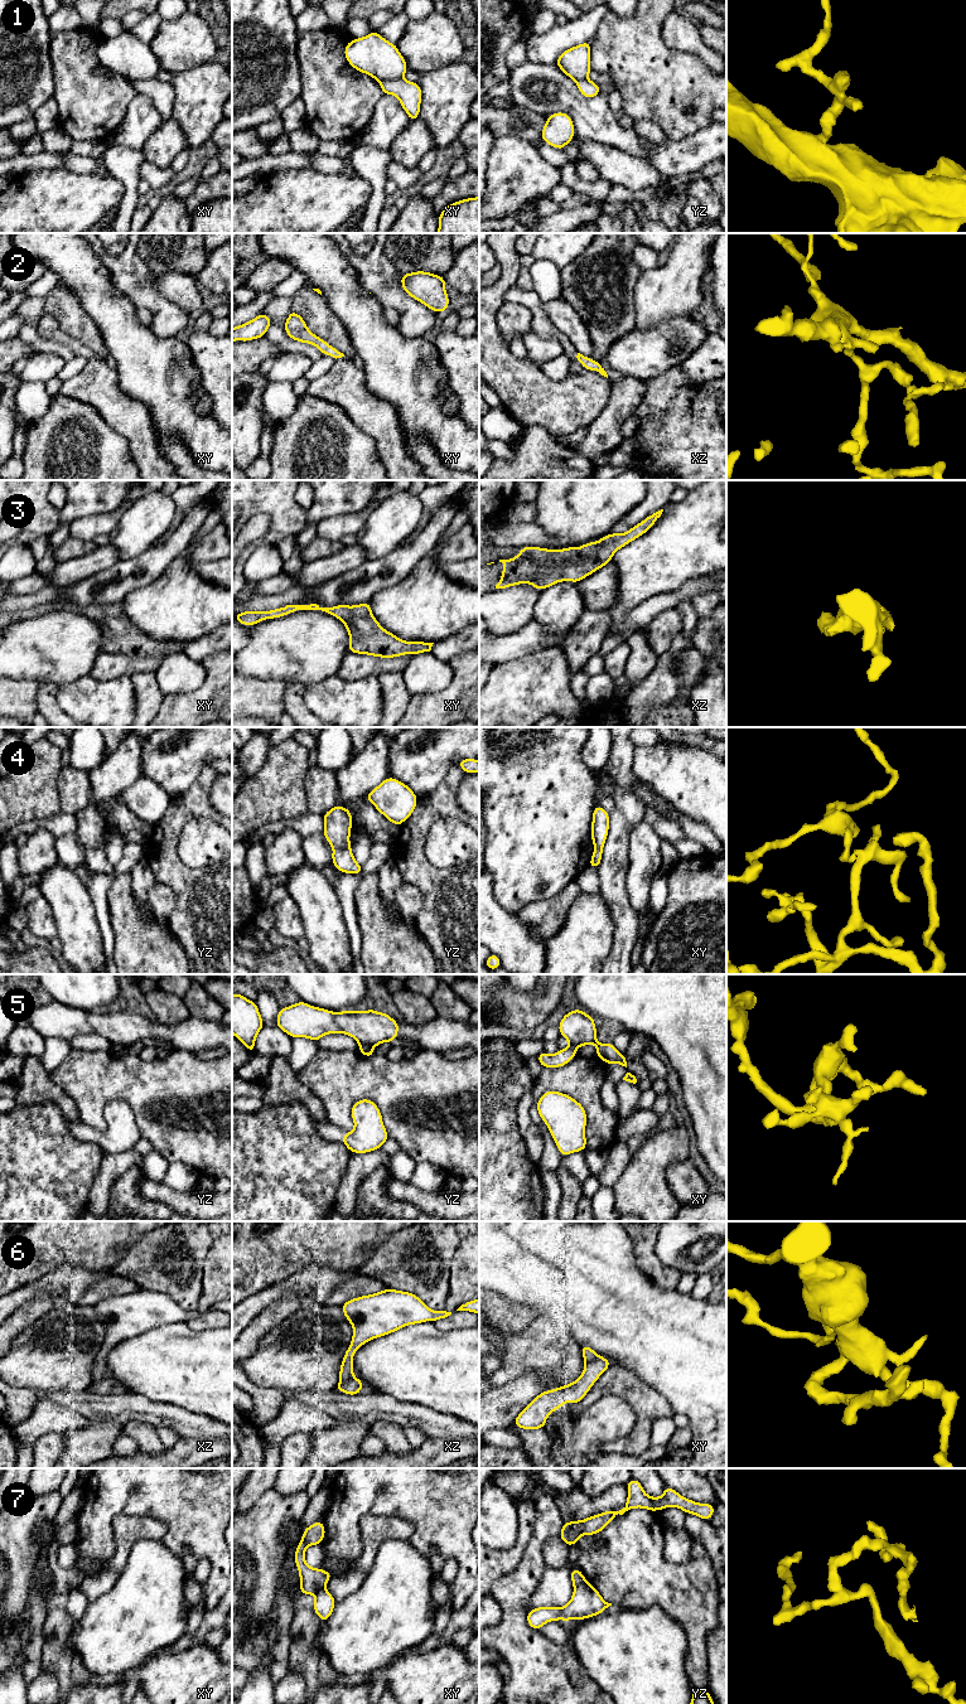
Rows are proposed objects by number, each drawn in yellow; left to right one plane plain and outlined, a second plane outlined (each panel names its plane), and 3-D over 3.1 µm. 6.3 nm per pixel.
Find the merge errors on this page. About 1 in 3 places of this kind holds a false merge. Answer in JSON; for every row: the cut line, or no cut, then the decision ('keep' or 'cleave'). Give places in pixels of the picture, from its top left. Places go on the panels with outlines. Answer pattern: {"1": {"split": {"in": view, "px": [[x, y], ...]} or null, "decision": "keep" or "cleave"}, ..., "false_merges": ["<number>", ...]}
{"1": {"split": {"in": "xy", "px": [[401, 77], [380, 82]]}, "decision": "cleave"}, "2": {"split": null, "decision": "keep"}, "3": {"split": null, "decision": "keep"}, "4": {"split": {"in": "yz", "px": [[349, 846], [333, 848]]}, "decision": "cleave"}, "5": {"split": {"in": "yz", "px": [[372, 1046], [360, 1047]]}, "decision": "cleave"}, "6": {"split": {"in": "xz", "px": [[352, 1375], [337, 1388]]}, "decision": "cleave"}, "7": {"split": {"in": "yz", "px": [[585, 1581], [574, 1588]]}, "decision": "cleave"}, "false_merges": ["1", "4", "5", "6", "7"]}

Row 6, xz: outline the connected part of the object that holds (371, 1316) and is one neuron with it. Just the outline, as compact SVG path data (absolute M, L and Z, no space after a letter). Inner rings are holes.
M391 1288L349 1299L340 1308L353 1327L353 1336L340 1364L339 1384L353 1376L352 1360L363 1344L409 1325L436 1322L451 1315L430 1310L416 1294Z

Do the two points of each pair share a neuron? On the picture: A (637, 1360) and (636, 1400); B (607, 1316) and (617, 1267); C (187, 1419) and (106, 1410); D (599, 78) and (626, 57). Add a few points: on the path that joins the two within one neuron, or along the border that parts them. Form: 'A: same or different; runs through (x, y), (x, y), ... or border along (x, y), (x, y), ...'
A: different; border along (616, 1363), (631, 1370), (661, 1394)
B: same; runs through (607, 1303), (607, 1279)
C: same; runs through (167, 1416), (146, 1410), (126, 1410)
D: different; border along (592, 68), (605, 72), (611, 82)

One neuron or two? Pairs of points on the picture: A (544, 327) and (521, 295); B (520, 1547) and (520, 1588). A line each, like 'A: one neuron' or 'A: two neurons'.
A: one neuron
B: two neurons

